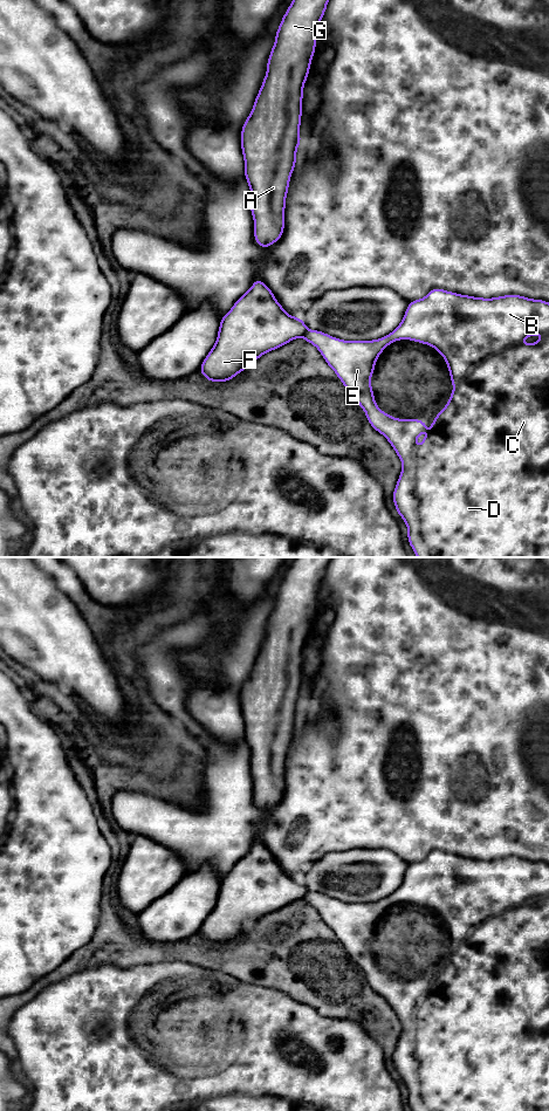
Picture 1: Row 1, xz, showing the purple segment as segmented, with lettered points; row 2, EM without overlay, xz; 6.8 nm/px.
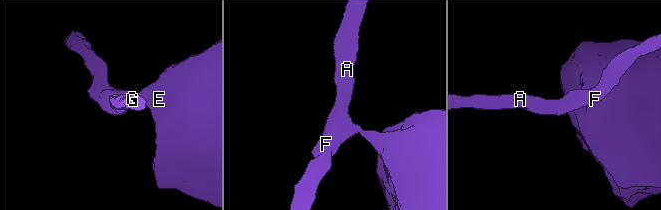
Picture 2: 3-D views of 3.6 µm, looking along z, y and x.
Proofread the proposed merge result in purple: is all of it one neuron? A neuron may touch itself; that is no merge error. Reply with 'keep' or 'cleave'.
cleave

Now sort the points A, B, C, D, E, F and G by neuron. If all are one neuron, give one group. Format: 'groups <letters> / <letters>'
groups A F G / B C D E

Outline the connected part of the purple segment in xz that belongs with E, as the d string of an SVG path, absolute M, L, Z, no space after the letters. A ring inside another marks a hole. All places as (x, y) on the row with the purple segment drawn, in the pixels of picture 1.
M433 288L420 300L409 302L403 321L390 334L371 341L344 341L320 330L308 330L303 340L315 345L325 363L334 370L349 395L364 410L369 424L383 434L402 461L402 472L392 493L396 512L407 526L409 544L417 557L549 557L549 302L522 295L509 294L497 297L474 297ZM545 334L533 344L521 342L533 335ZM399 340L410 340L434 348L445 359L454 386L448 403L434 417L426 438L418 448L416 439L424 432L427 423L420 419L399 419L382 411L375 400L371 377L377 358L384 349Z

